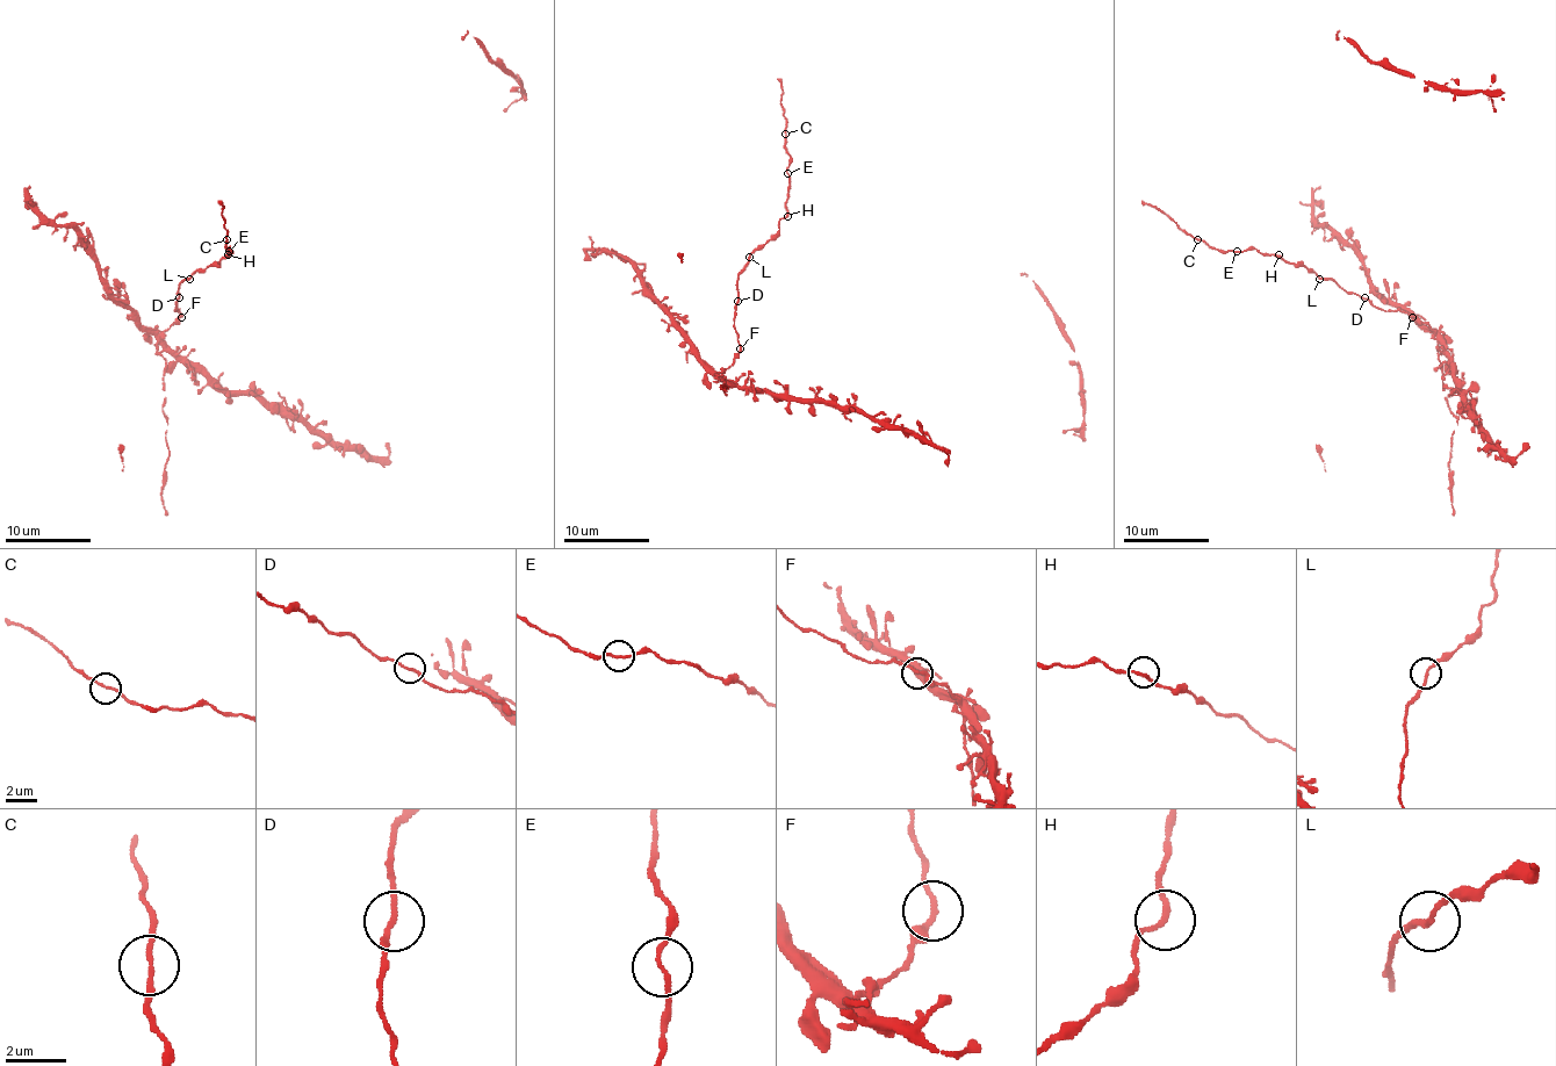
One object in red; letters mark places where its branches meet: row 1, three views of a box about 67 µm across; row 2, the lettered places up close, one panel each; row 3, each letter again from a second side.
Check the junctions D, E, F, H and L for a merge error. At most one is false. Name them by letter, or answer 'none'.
none

